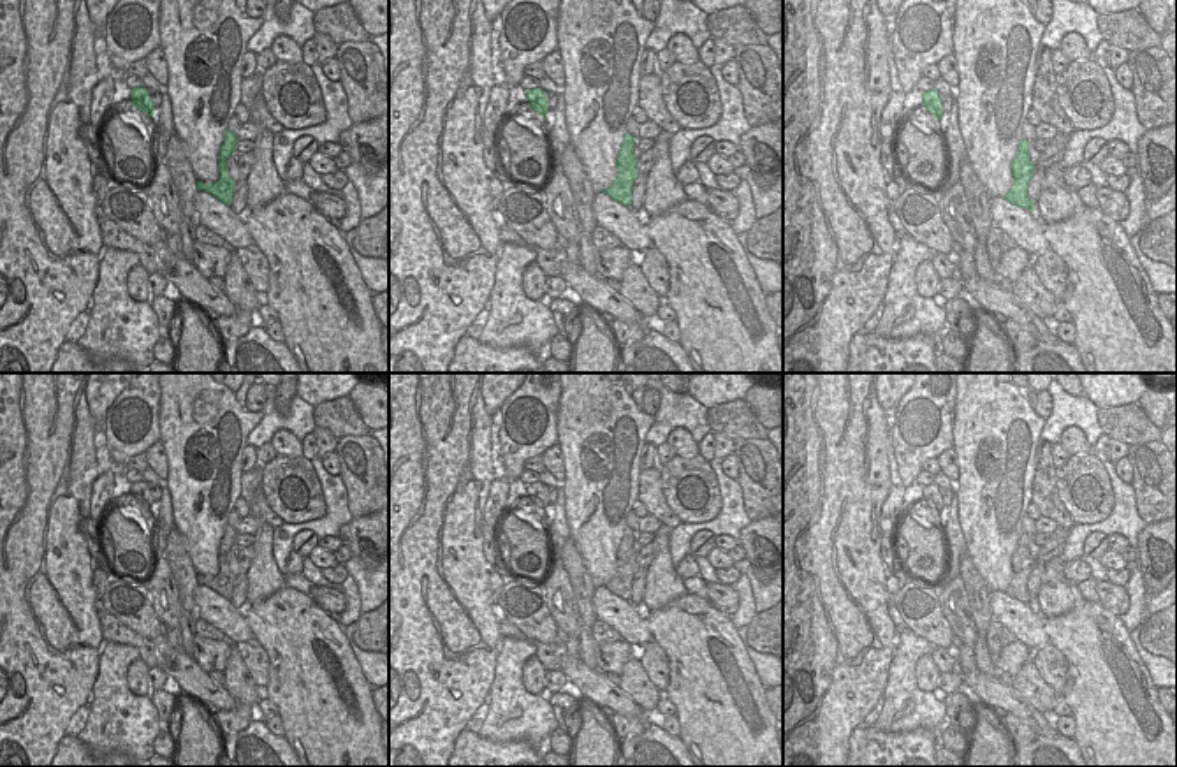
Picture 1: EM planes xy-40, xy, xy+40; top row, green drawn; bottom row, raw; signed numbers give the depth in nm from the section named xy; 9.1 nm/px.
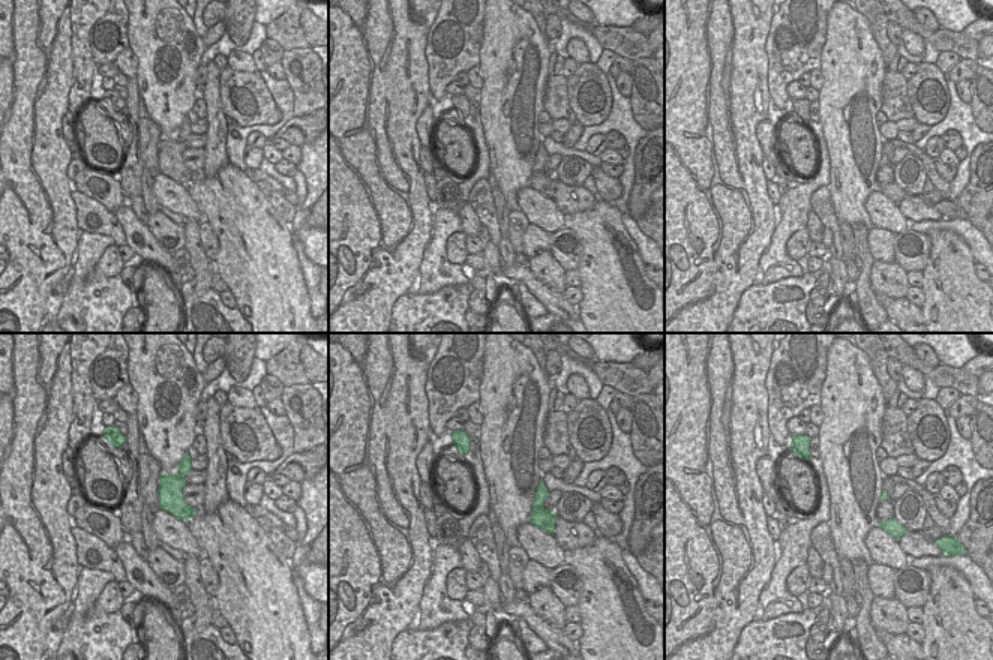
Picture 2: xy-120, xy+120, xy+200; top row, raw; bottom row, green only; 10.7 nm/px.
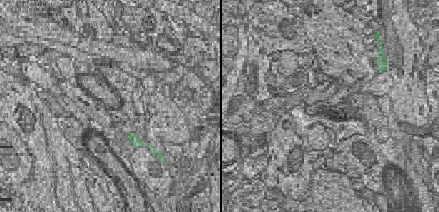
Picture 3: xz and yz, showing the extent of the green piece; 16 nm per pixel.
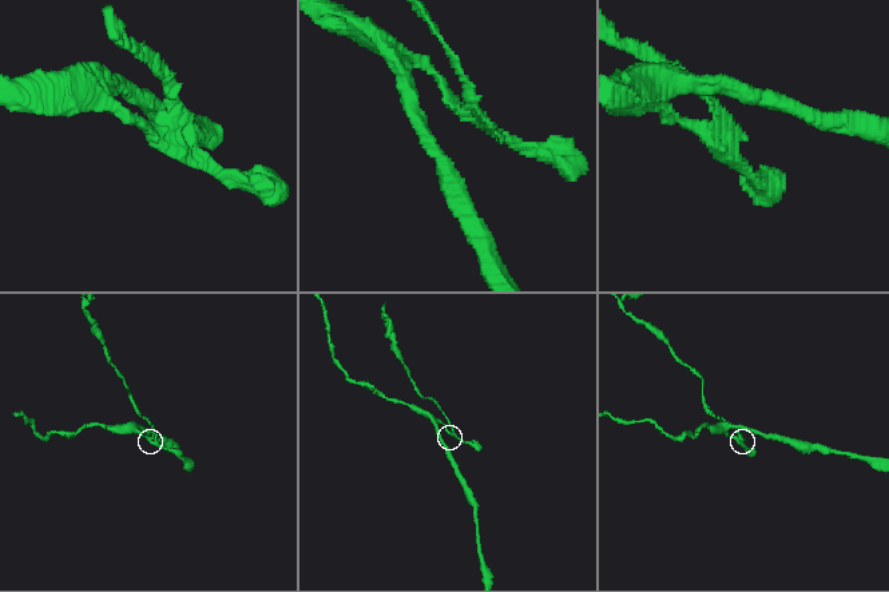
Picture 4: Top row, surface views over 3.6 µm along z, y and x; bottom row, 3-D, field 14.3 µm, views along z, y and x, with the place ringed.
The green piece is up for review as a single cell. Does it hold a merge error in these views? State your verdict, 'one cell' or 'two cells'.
two cells

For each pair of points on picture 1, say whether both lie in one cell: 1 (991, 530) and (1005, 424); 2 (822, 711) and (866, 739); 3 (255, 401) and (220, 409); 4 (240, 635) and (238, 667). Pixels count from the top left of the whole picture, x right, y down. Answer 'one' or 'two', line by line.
1: one
2: two
3: two
4: two

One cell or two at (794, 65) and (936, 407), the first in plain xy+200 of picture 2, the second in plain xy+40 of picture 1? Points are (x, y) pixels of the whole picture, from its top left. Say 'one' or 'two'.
one

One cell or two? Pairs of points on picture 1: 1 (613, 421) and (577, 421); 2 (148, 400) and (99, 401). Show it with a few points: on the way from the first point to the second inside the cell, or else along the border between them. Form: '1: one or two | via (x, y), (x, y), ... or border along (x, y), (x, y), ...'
1: one | via (604, 421), (586, 421)
2: two | border along (122, 391), (108, 409), (104, 431)

